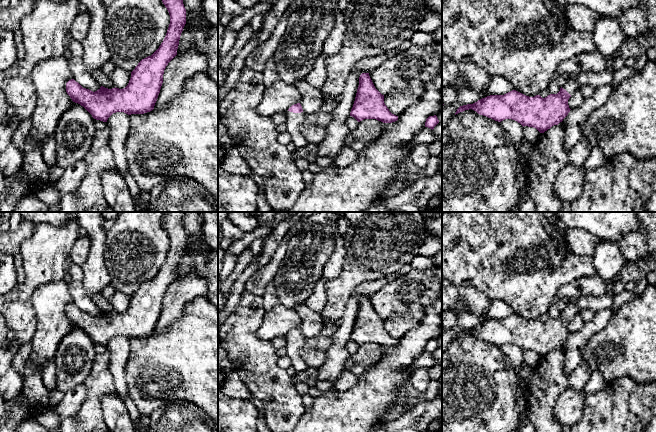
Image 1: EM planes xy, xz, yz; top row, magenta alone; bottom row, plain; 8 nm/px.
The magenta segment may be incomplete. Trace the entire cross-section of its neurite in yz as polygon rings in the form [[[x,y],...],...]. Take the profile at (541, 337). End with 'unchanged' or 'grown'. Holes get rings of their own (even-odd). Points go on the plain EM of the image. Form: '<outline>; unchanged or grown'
[[[567,304],[557,318],[550,318],[545,322],[540,319],[529,321],[512,314],[504,319],[490,319],[473,328],[460,330],[455,339],[472,333],[495,345],[512,343],[523,351],[533,351],[544,357],[568,339],[571,334],[568,324],[579,312],[575,304]]]; grown

